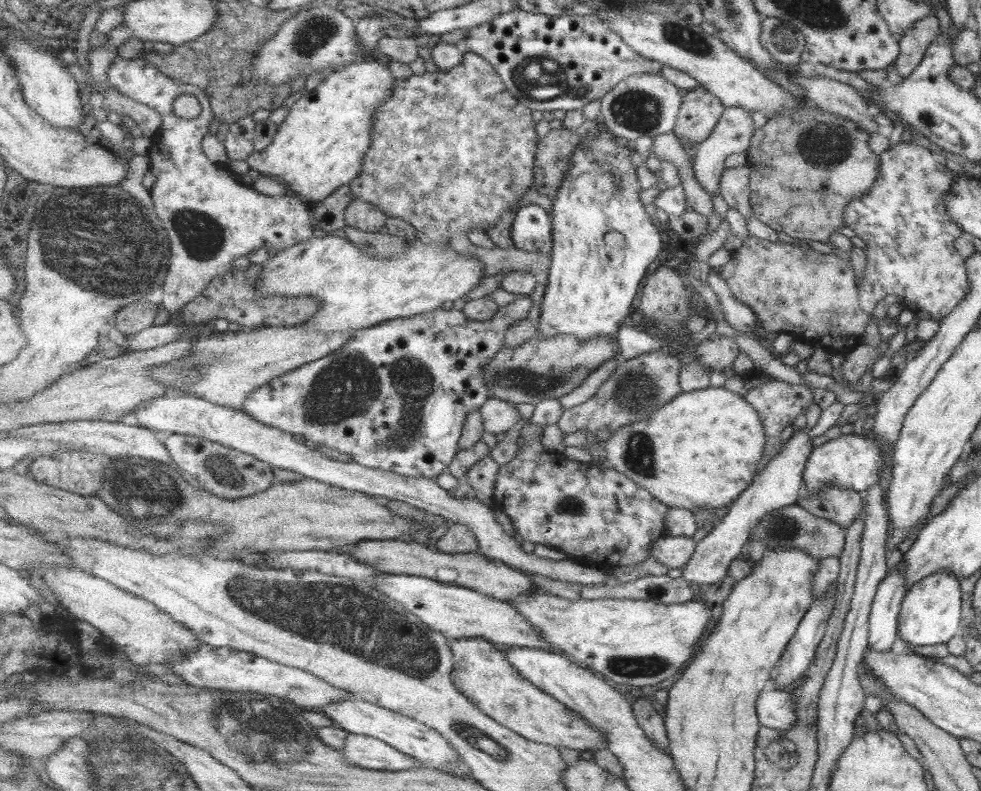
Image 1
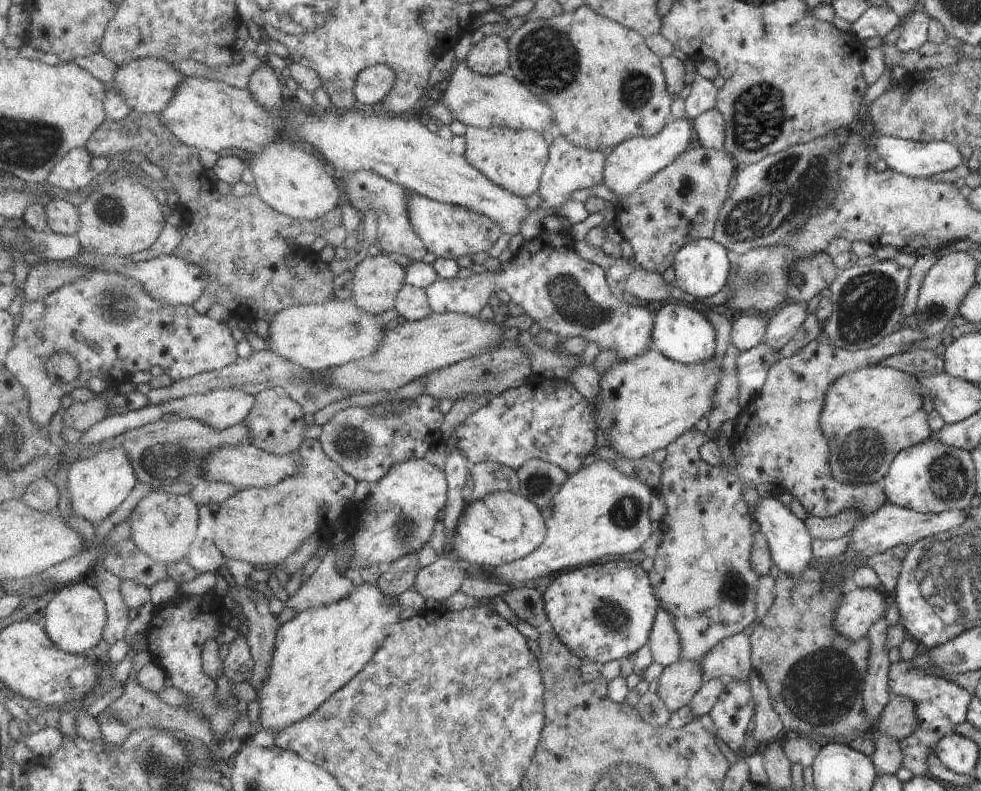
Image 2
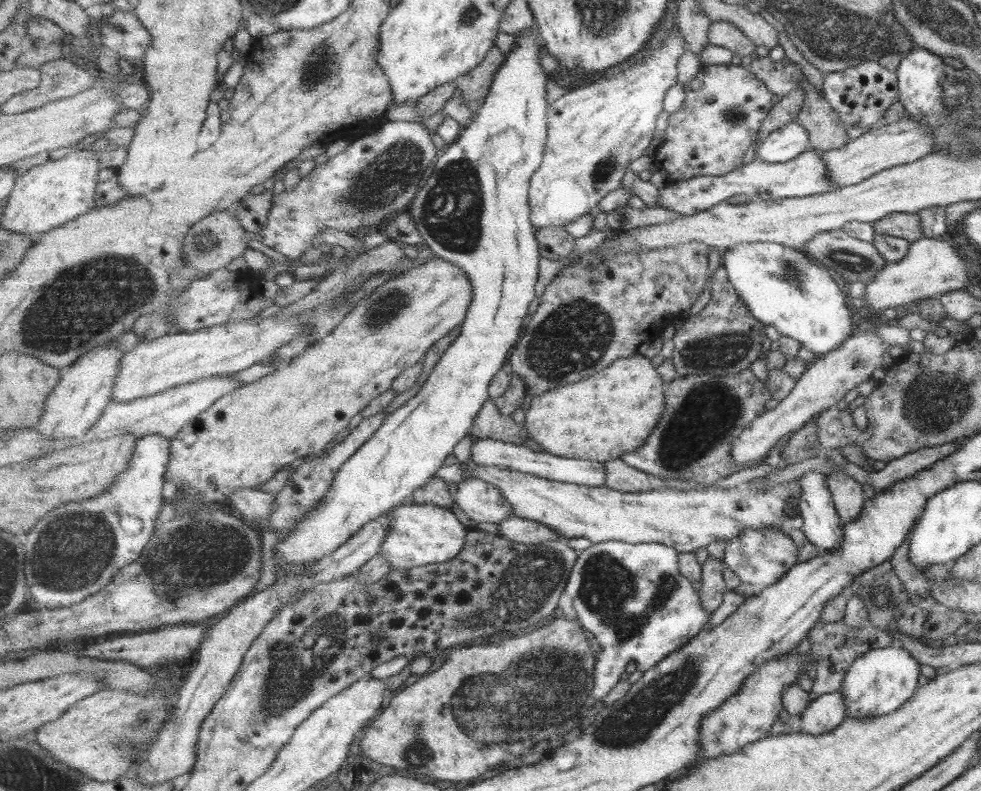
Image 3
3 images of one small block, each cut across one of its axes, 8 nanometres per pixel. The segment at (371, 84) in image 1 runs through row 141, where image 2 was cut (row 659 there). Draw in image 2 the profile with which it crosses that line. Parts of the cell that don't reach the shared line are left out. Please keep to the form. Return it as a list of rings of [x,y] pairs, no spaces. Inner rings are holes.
[[[363,584],[357,588],[346,600],[334,602],[332,606],[299,612],[296,620],[284,623],[280,628],[270,676],[258,693],[262,730],[268,730],[276,736],[317,713],[374,660],[378,650],[385,645],[389,631],[402,620],[404,608],[398,598],[386,594],[376,584]]]

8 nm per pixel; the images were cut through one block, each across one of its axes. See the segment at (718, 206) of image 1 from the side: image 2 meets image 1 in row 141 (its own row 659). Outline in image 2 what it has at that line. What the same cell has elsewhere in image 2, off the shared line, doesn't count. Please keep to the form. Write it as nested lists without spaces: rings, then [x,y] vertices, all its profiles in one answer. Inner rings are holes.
[[[744,633],[725,638],[702,658],[704,682],[714,679],[748,679],[752,668],[752,648]]]

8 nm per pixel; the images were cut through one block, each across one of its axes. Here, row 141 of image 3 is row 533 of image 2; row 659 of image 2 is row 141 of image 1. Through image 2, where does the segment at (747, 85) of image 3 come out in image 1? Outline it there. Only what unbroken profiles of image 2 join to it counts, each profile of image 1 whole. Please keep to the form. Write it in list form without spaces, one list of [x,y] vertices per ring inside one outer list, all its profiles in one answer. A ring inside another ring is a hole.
[[[695,86],[685,96],[675,133],[690,144],[700,143],[712,135],[725,105],[703,86]]]

